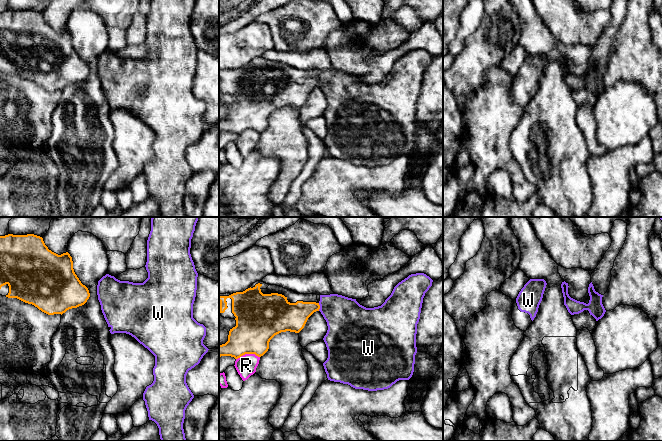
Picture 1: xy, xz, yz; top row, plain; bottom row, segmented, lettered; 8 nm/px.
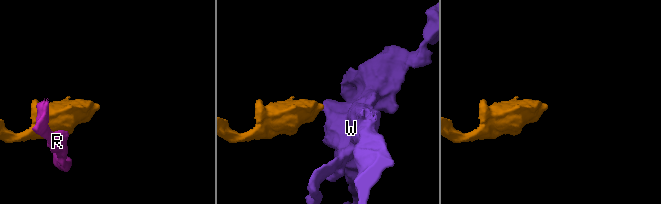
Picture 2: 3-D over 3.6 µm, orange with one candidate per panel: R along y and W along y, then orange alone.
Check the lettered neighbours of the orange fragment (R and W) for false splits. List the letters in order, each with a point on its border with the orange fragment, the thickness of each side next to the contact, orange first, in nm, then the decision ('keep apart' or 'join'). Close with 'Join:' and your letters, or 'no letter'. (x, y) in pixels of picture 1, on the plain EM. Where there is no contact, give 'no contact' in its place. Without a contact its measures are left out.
R: xz (247, 129) | 340/170 nm | keep apart
W: xz (319, 83) | 220/320 nm | join
Join: W

